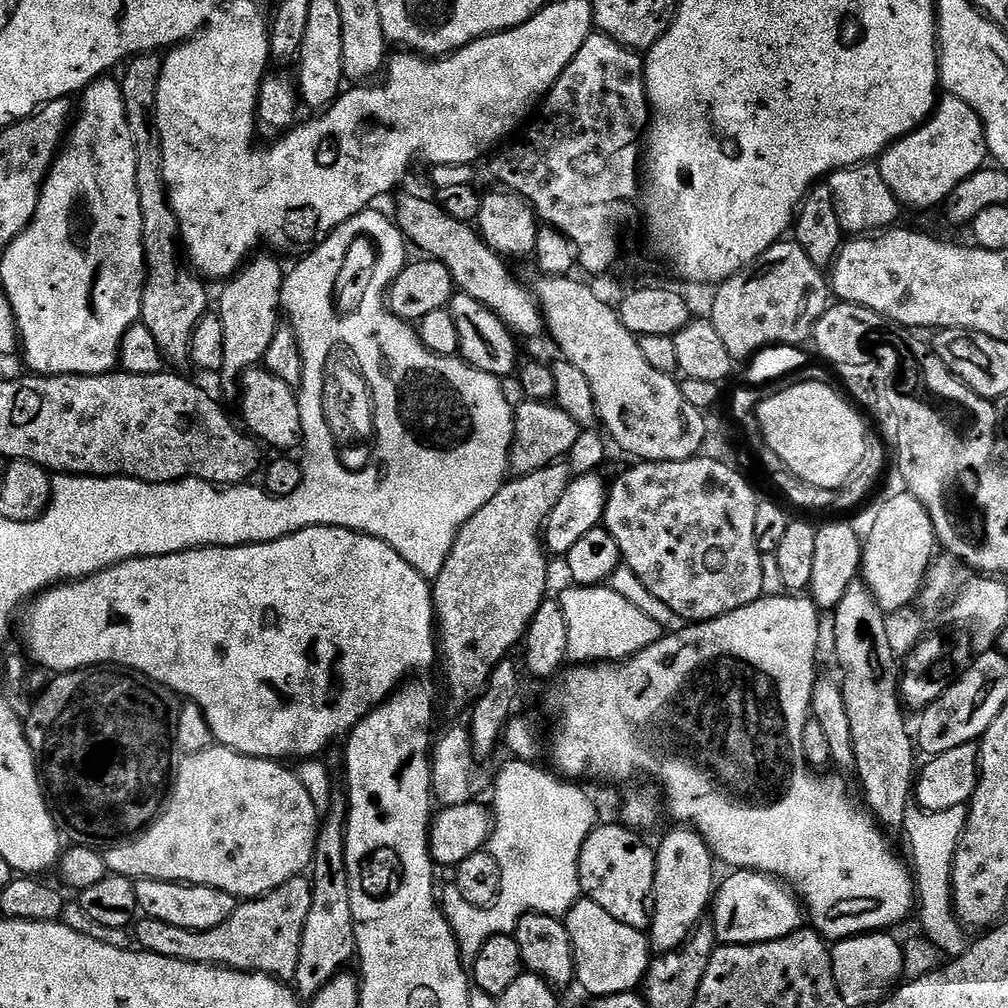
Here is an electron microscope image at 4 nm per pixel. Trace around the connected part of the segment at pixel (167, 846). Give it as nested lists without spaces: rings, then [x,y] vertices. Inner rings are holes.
[[[213,746],[208,748],[204,752],[194,752],[183,757],[184,761],[179,761],[178,767],[174,772],[174,783],[170,788],[170,795],[167,797],[166,803],[160,813],[159,816],[156,817],[155,820],[152,821],[151,824],[148,825],[147,828],[144,829],[143,832],[138,836],[131,837],[123,842],[116,842],[111,845],[112,849],[107,849],[104,852],[104,861],[106,862],[106,866],[108,867],[109,873],[114,876],[127,876],[129,880],[135,882],[137,880],[169,880],[170,882],[174,882],[175,884],[205,884],[206,886],[210,886],[214,890],[222,890],[226,894],[230,894],[231,896],[235,896],[239,898],[241,901],[246,901],[253,899],[258,896],[264,896],[267,892],[273,892],[275,888],[278,886],[282,886],[289,880],[290,878],[294,878],[295,876],[301,875],[311,865],[312,856],[316,853],[316,833],[318,831],[318,813],[316,807],[314,806],[314,802],[310,798],[310,794],[306,794],[306,786],[302,786],[302,782],[300,781],[299,775],[295,771],[292,772],[285,766],[281,761],[278,760],[263,760],[262,758],[254,758],[253,756],[247,756],[246,754],[242,754],[241,752],[234,751],[233,748],[226,748],[223,746]]]

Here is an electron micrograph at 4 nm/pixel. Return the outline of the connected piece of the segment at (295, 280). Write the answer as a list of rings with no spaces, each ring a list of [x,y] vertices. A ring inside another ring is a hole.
[[[365,210],[351,216],[346,222],[338,225],[325,240],[320,241],[307,253],[305,260],[297,262],[284,277],[280,306],[292,333],[296,335],[296,342],[300,347],[302,362],[304,363],[304,379],[302,388],[305,393],[311,394],[316,388],[316,380],[320,380],[320,363],[324,360],[324,354],[331,348],[330,332],[331,301],[329,297],[334,294],[333,277],[336,276],[340,266],[341,257],[349,240],[358,232],[371,232],[380,241],[380,244],[392,244],[392,268],[384,272],[384,280],[395,280],[406,263],[404,248],[406,241],[399,228],[396,227],[391,215],[383,216],[377,210]],[[289,320],[289,321],[288,321]]]

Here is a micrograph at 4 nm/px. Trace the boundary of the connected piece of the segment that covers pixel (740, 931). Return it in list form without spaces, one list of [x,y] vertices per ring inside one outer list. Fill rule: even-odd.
[[[737,869],[728,875],[715,889],[710,906],[710,923],[717,943],[761,944],[801,931],[803,924],[800,923],[805,923],[806,912],[795,891],[785,881],[752,869]]]

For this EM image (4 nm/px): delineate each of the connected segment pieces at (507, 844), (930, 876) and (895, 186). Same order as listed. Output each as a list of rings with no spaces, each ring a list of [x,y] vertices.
[[[509,759],[509,764],[501,770],[496,776],[496,804],[494,803],[494,827],[492,830],[492,839],[490,841],[490,851],[492,857],[498,862],[498,866],[502,870],[502,886],[498,898],[493,902],[490,908],[479,908],[470,902],[466,902],[462,898],[460,891],[456,887],[445,887],[442,892],[442,907],[444,909],[444,917],[447,918],[448,924],[452,927],[452,932],[456,936],[456,944],[460,947],[460,958],[465,962],[471,962],[476,959],[478,950],[482,950],[485,940],[494,938],[495,936],[506,936],[515,933],[518,922],[527,912],[541,912],[547,916],[563,917],[581,899],[580,879],[578,878],[578,862],[580,861],[580,851],[586,842],[586,838],[597,827],[596,820],[596,804],[579,788],[579,783],[569,782],[567,779],[561,778],[559,775],[553,774],[551,771],[543,772],[539,767],[539,763],[531,760]]]
[[[912,806],[908,809],[902,829],[912,847],[910,864],[918,891],[918,916],[920,912],[920,924],[924,927],[922,935],[925,940],[934,942],[948,958],[959,958],[970,943],[970,937],[964,933],[967,932],[965,925],[960,923],[952,902],[952,863],[967,821],[968,808],[965,806],[937,812],[925,812],[919,806]]]
[[[944,94],[928,119],[880,153],[878,163],[886,186],[890,186],[901,205],[932,208],[935,204],[943,205],[963,180],[985,167],[988,159],[988,143],[980,115],[966,106],[966,102]]]

